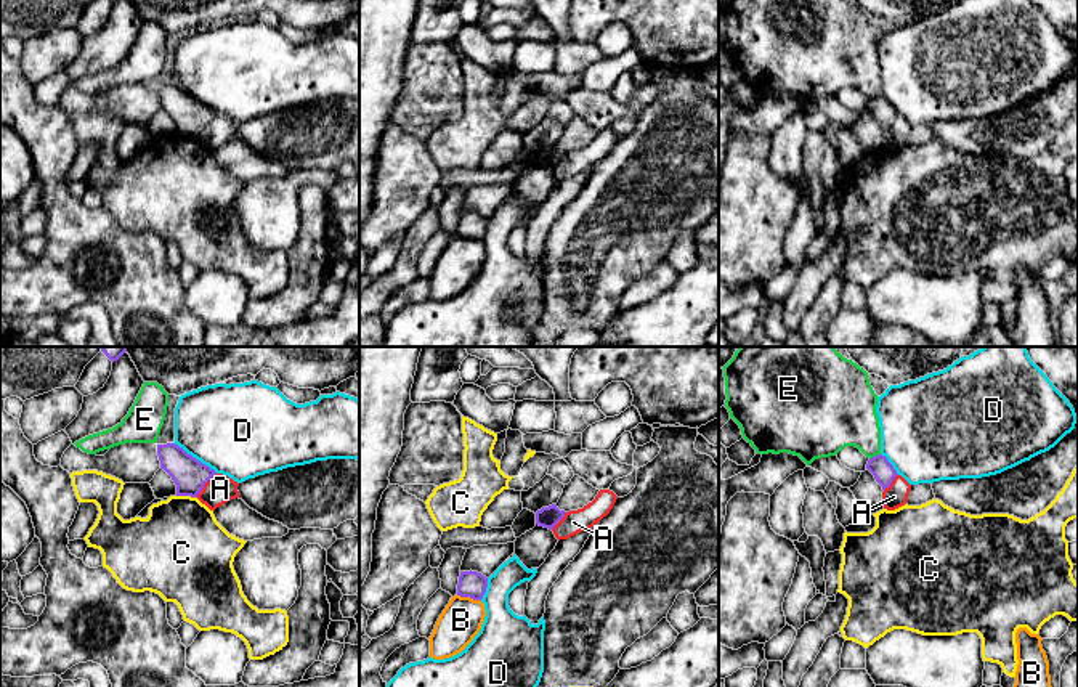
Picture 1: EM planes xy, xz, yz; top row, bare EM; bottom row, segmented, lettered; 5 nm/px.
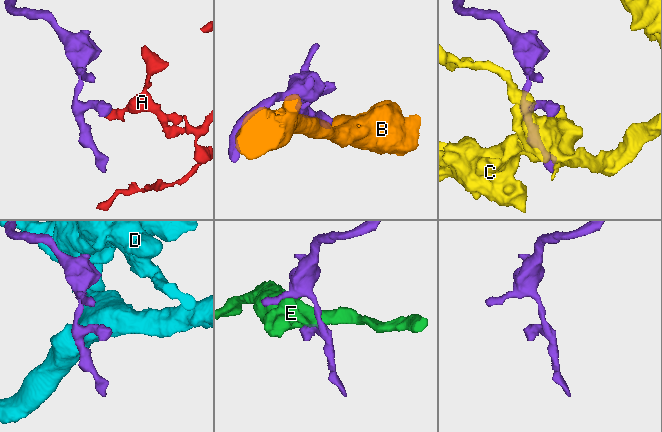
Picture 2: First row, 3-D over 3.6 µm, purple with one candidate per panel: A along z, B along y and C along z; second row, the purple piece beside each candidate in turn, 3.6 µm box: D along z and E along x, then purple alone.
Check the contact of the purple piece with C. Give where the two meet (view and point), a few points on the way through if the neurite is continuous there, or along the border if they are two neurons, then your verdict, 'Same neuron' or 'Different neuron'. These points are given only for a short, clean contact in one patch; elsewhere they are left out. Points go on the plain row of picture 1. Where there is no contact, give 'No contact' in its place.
Touches purple at xy (186, 135). Different neuron

